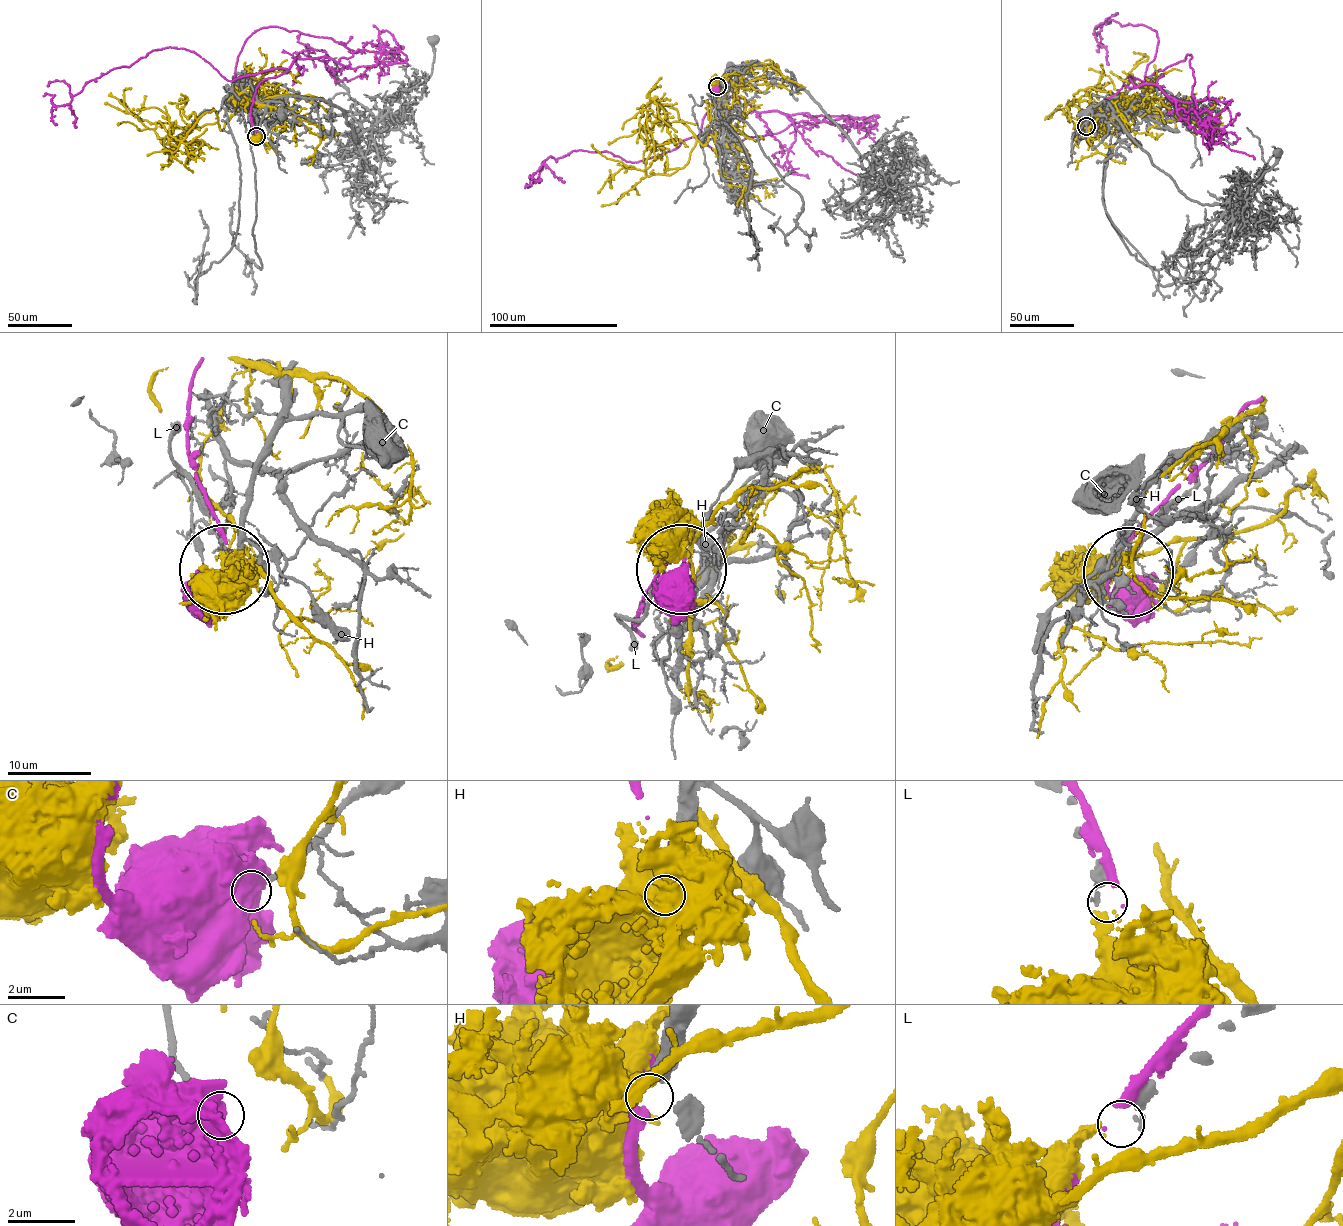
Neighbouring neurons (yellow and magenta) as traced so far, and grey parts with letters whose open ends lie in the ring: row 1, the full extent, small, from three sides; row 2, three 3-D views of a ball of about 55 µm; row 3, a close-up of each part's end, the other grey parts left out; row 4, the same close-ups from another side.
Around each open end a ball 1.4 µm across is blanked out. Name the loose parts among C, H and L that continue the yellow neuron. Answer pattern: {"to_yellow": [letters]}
{"to_yellow": ["L"]}

